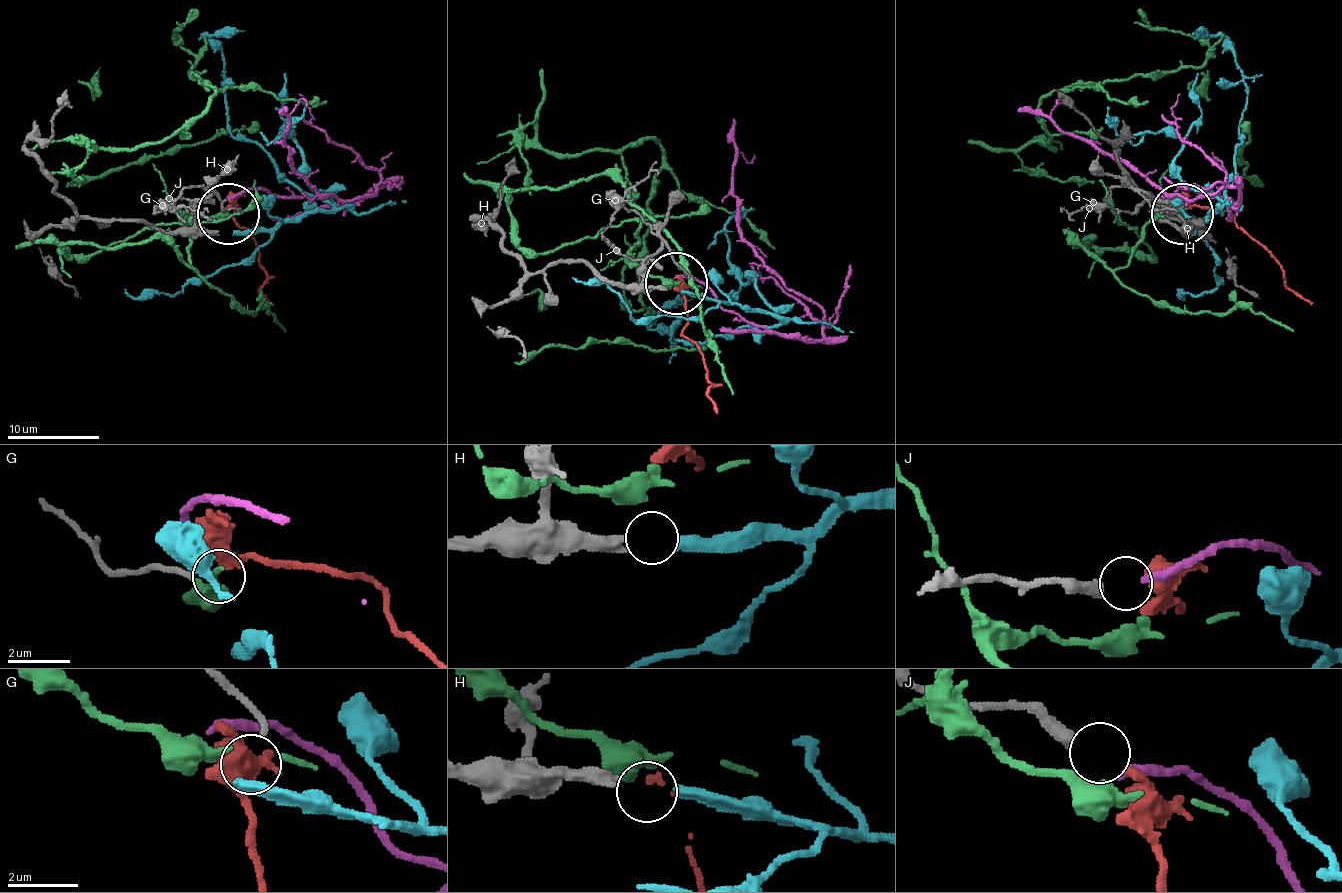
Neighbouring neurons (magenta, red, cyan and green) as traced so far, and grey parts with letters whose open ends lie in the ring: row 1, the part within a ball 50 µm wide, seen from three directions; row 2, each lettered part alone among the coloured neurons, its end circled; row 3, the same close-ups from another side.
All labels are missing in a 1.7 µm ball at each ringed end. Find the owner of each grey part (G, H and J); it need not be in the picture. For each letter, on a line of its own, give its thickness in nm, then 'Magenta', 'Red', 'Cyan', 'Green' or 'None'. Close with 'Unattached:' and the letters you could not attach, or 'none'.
G: Thickness 180 nm. Red
H: Thickness 360 nm. Cyan
J: Thickness 400 nm. Magenta
Unattached: none

